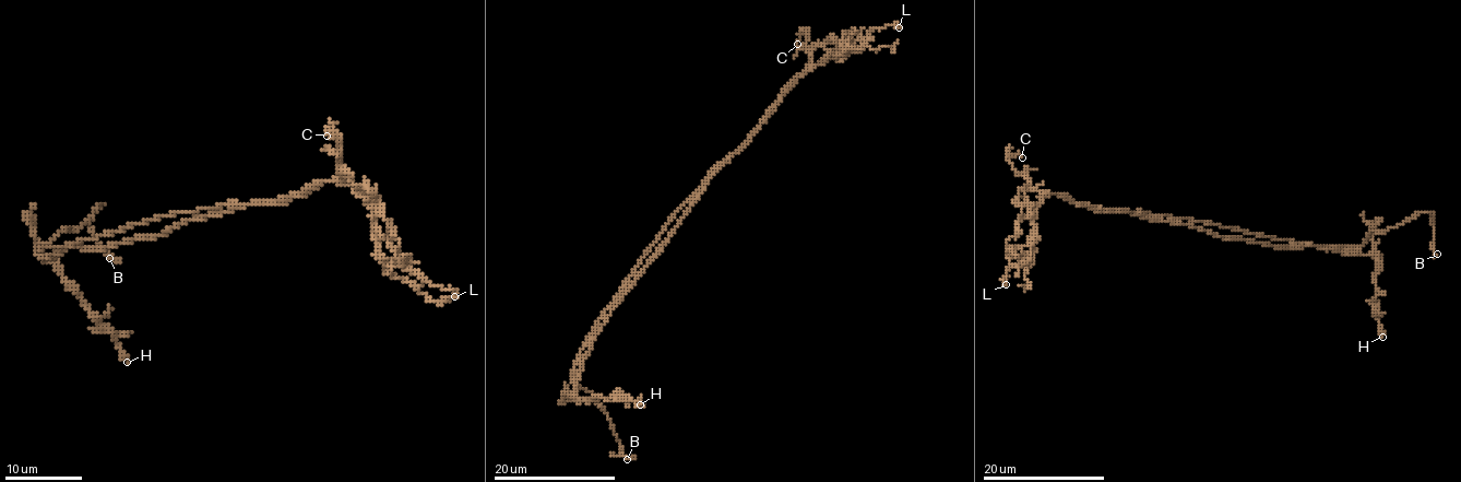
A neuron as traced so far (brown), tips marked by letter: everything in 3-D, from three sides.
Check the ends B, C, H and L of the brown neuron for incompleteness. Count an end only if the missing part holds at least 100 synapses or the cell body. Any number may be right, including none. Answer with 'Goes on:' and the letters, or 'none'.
Goes on: B

